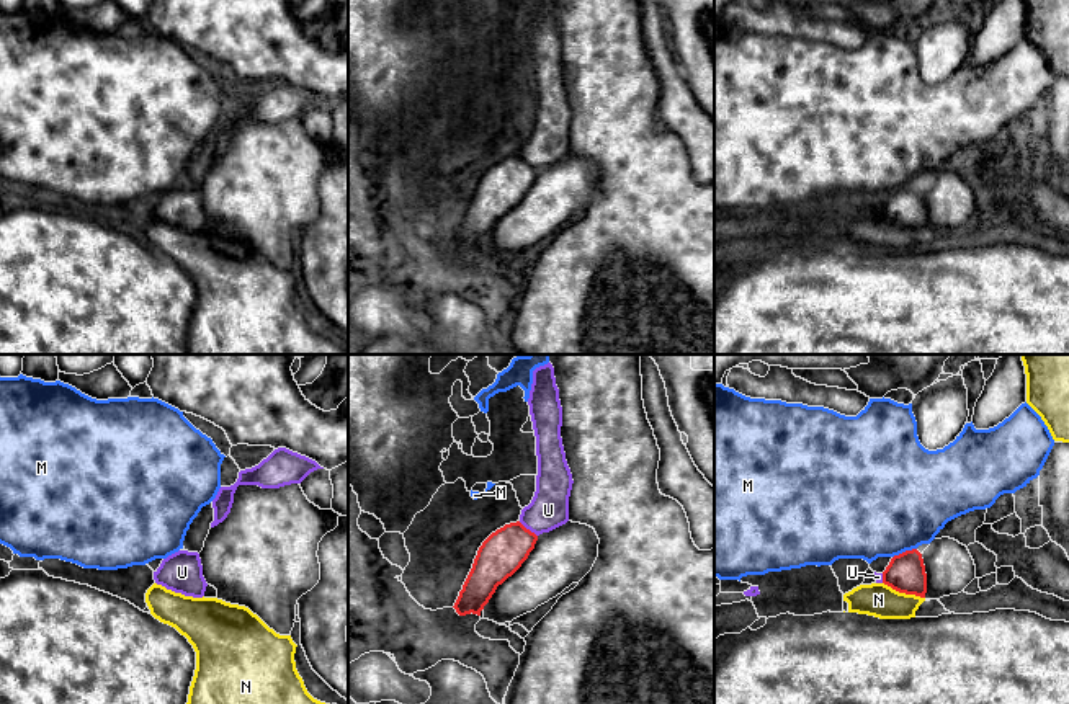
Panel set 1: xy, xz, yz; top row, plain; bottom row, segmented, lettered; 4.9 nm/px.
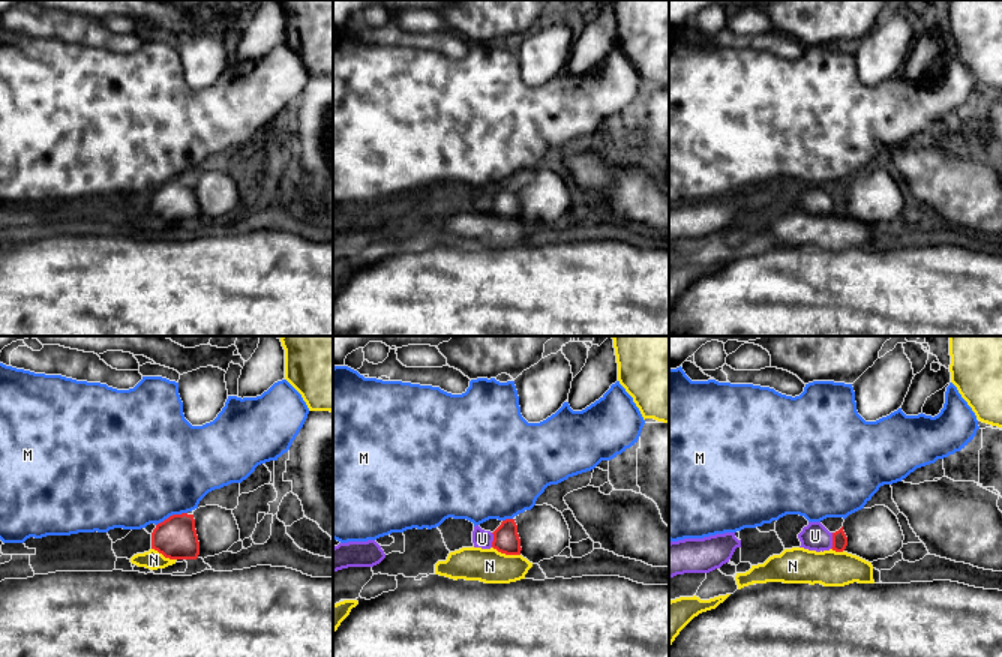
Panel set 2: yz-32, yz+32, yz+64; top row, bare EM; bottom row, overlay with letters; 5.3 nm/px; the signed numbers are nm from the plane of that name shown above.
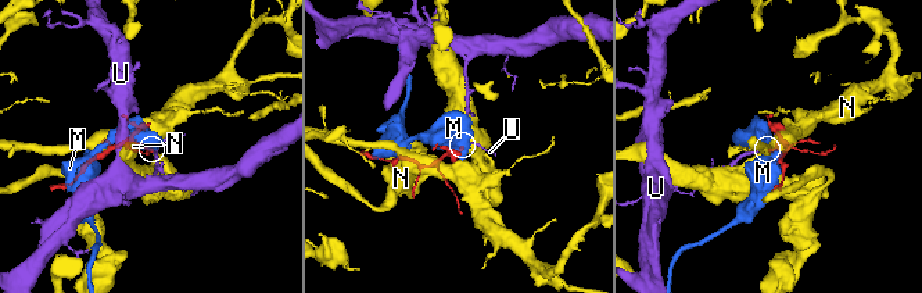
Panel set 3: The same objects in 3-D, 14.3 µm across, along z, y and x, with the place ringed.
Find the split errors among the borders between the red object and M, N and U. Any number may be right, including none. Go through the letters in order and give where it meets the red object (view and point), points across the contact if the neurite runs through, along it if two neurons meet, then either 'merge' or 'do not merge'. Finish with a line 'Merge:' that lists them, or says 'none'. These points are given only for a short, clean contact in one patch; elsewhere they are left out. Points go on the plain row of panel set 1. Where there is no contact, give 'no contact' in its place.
M: meets red in yz at (906, 185); do not merge
N: meets red in yz at (904, 226); do not merge
U: meets red in xz at (528, 164); border along xz (518, 155), (536, 170); do not merge
Merge: none

